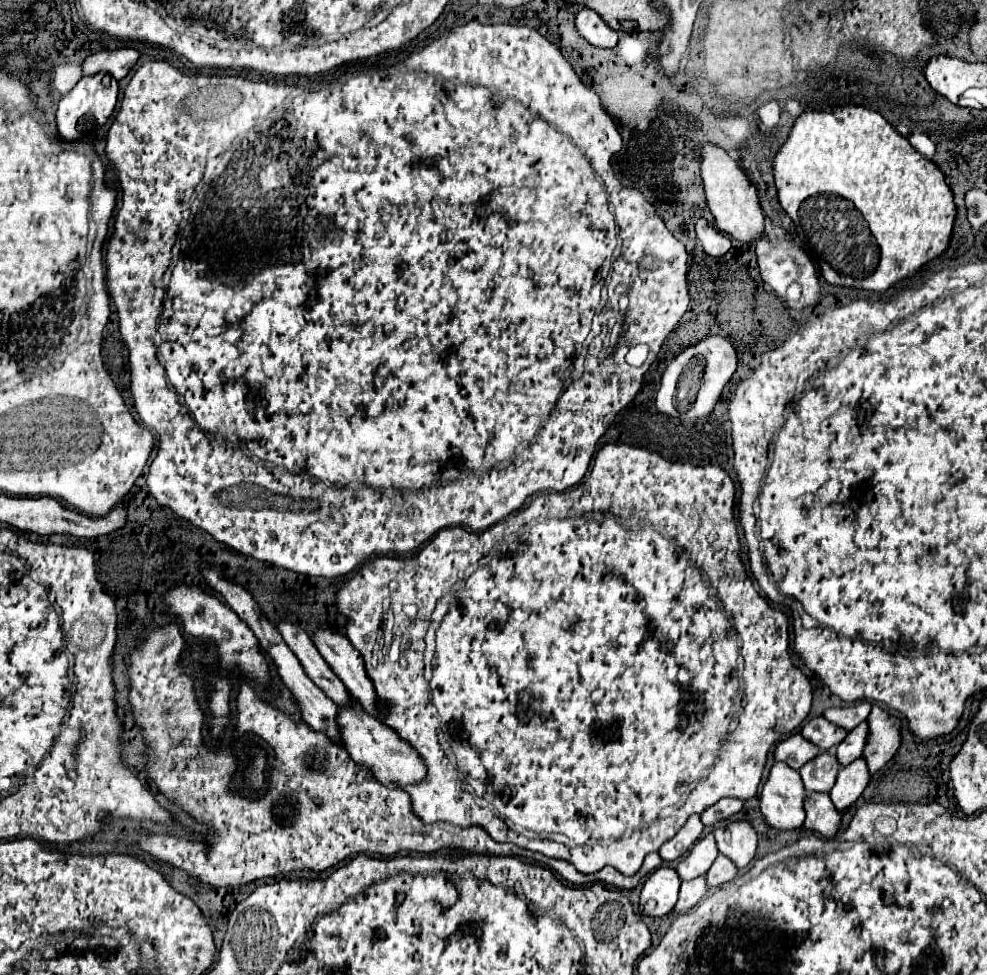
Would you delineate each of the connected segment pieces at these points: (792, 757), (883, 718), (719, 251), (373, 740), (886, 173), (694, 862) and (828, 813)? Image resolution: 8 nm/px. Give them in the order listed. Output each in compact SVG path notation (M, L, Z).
M794 733L788 739L778 743L774 757L776 757L776 761L788 763L792 769L800 769L804 763L814 759L818 753L820 753L820 749L816 745L812 745L800 733Z
M874 703L872 713L868 717L868 725L870 725L870 735L868 735L868 745L864 747L862 757L866 759L870 773L876 773L900 749L902 721L886 713L882 707Z
M700 217L700 219L696 221L696 235L698 235L698 241L702 243L704 251L706 251L708 255L712 255L712 257L722 257L722 255L732 247L730 239L728 239L724 233L720 233L720 231L718 231L710 221L706 221L704 217Z
M354 703L350 709L340 709L338 723L344 747L354 763L358 763L360 767L368 767L372 777L384 787L400 789L400 785L418 785L420 781L424 781L428 769L420 753L416 753L416 749L412 749L412 745L408 745L404 739L398 739L398 733L394 733L394 729L384 727L372 715L368 715L360 707L360 703Z
M848 105L836 109L836 113L806 109L794 121L788 141L774 159L774 179L780 205L794 219L800 239L804 239L806 233L814 255L822 259L819 262L821 275L830 285L884 293L894 283L916 275L926 263L950 247L956 205L942 171L924 159L880 113L866 107Z
M708 833L706 837L702 837L686 855L686 859L682 859L676 867L680 879L694 879L698 875L704 875L710 865L714 863L714 859L718 857L718 849L716 849L716 839L712 833Z
M810 793L806 797L804 809L806 809L806 821L804 821L806 829L820 833L822 837L834 837L838 833L842 815L832 805L828 793Z

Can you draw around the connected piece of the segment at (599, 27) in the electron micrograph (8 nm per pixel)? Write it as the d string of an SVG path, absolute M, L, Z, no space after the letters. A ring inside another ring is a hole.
M582 9L576 13L576 29L594 47L610 49L618 43L618 33L612 31L592 9Z

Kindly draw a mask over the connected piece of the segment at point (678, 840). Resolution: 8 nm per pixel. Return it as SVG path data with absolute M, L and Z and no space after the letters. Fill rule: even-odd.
M692 815L692 817L686 821L686 825L684 825L670 841L666 841L666 843L660 847L658 853L662 855L664 861L676 861L676 859L680 859L680 857L700 839L702 829L704 829L704 825L702 825L702 821L700 821L700 815Z

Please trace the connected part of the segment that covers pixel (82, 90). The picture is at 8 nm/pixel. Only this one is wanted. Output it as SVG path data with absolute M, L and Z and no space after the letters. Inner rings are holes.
M98 73L98 75L92 75L92 77L82 77L76 83L76 87L68 95L64 95L58 103L58 111L56 111L58 133L68 141L76 141L76 139L82 139L86 133L104 127L106 121L114 113L116 101L118 101L116 79L112 79L106 73Z

